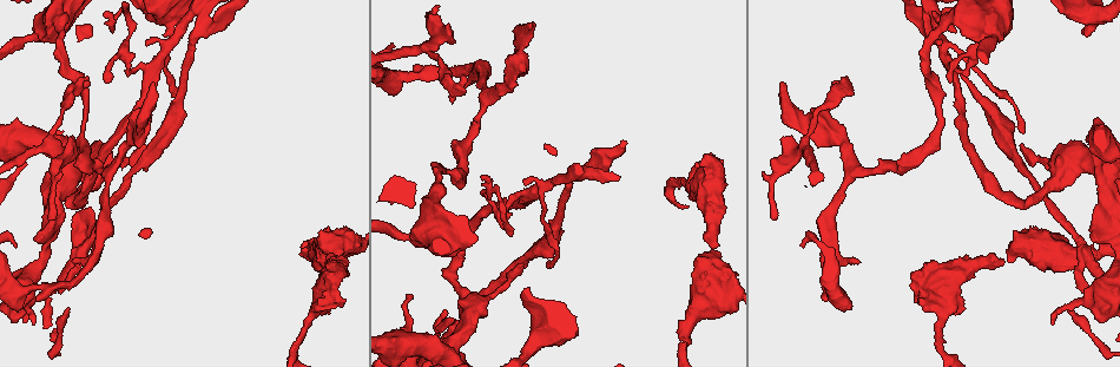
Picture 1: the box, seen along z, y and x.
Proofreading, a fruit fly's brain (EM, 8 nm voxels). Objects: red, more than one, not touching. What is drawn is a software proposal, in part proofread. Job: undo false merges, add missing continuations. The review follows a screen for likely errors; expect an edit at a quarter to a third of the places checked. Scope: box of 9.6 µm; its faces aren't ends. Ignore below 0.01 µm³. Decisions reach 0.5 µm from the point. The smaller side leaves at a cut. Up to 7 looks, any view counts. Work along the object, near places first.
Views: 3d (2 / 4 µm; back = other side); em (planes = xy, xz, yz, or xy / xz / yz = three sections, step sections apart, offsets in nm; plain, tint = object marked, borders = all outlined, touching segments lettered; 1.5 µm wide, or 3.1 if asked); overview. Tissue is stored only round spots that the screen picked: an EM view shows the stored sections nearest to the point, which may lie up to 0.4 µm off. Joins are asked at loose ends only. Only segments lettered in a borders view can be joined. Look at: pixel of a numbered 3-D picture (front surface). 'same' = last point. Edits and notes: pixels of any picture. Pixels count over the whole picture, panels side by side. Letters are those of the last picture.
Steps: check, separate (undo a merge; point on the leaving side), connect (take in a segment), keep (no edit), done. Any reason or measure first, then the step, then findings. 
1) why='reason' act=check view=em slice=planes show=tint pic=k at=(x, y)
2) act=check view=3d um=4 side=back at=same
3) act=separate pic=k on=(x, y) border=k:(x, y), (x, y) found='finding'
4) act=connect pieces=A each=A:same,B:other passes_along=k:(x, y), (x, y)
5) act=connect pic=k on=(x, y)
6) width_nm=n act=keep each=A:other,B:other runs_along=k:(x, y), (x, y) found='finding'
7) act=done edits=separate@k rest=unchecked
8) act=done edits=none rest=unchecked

why='thick turns thin' act=check view=3d um=2 pic=1 at=(53, 164)

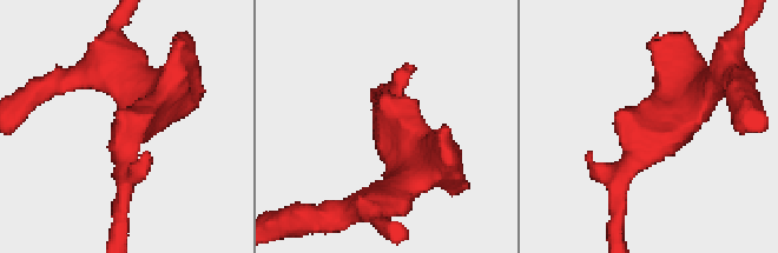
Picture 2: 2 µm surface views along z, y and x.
why='now the EM' act=check view=em slice=xy step=8 show=tint pic=2 at=(639, 137)

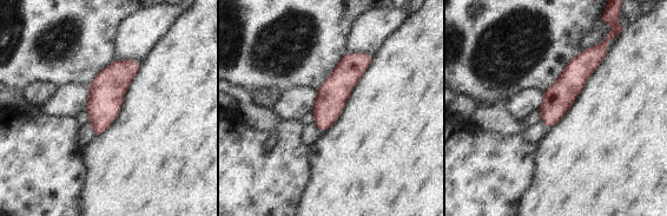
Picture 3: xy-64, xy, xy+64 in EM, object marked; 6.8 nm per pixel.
act=check view=em slice=planes show=borders at=same

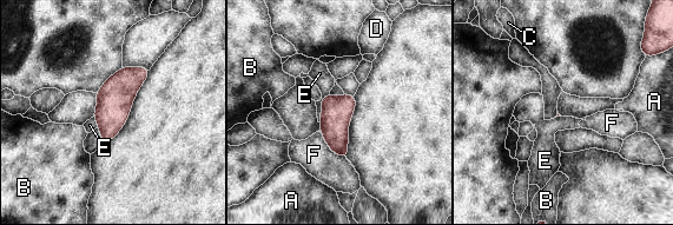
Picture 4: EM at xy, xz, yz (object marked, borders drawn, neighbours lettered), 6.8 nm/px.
width_nm=20 act=keep each=A:other,B:other,C:other,D:other,E:other,F:other border=4:(329, 93), (322, 99), (319, 123) found='continuous, no second neuron'

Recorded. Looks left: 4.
why='an open end' act=check view=em slice=planes show=borders pic=1 at=(857, 263)

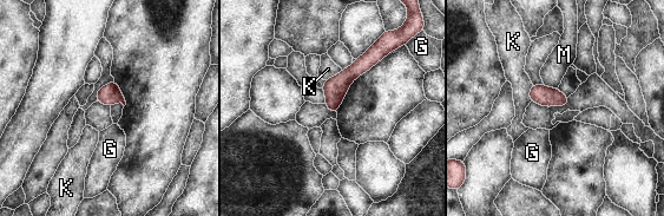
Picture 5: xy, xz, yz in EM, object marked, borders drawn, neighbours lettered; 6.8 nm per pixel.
longest_contact=K:140nm act=keep each=G:other,K:other,M:other border=5:(543, 84), (557, 87) found='no lettered segment goes on from it'

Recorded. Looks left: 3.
act=check view=3d um=2 pic=1 at=(951, 80)

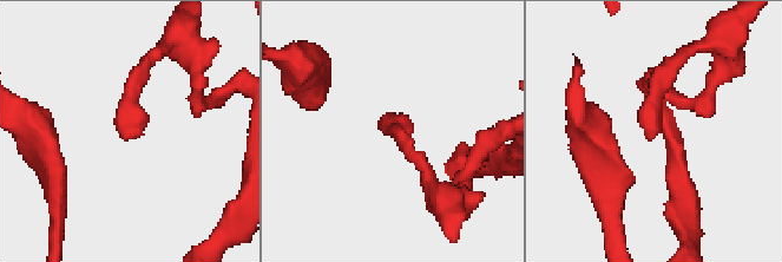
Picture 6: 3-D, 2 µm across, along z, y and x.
why='now the EM' act=check view=em slice=planes show=plain pic=6 at=(386, 133)

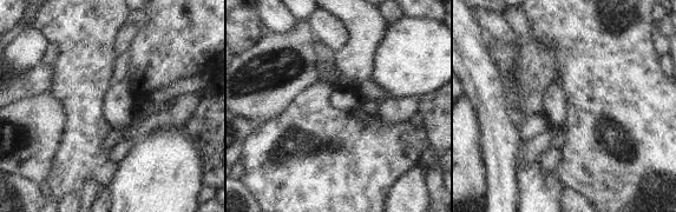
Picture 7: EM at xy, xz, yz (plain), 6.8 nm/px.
why='what lies round it' act=check view=em slice=planes show=borders at=same

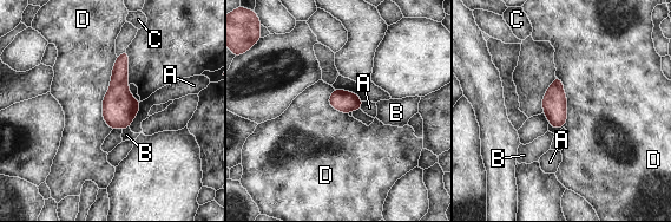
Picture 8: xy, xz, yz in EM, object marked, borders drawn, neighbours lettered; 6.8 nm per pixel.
width_nm=150 act=keep each=A:other,B:other,C:other,D:other border=8:(117, 57), (102, 109), (111, 129) found='no lettered segment goes on from it'

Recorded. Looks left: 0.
act=done edits=none rest=unchecked

